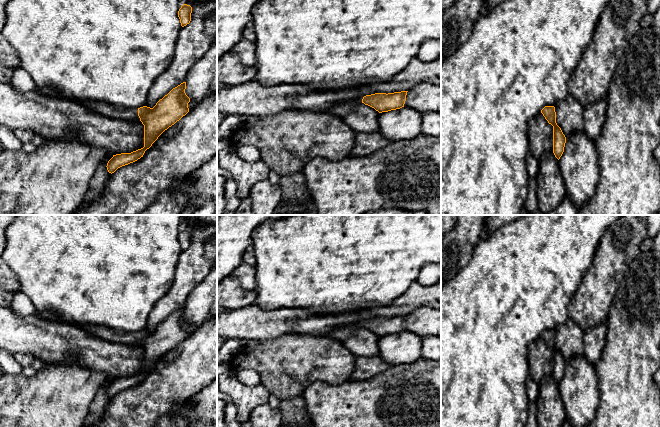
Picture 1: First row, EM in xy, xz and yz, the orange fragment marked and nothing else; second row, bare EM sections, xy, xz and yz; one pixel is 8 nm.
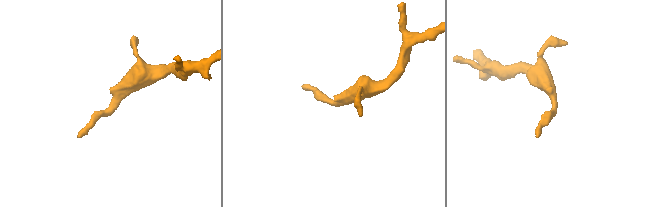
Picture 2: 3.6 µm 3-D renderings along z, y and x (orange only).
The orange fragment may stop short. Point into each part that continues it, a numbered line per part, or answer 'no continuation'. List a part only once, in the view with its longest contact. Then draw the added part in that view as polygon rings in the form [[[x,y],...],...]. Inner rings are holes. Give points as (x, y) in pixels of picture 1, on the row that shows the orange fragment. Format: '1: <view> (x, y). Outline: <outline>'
1: xy (109, 110). Outline: [[[86,100],[83,104],[92,112],[113,119],[135,120],[138,109],[104,103],[99,100]]]

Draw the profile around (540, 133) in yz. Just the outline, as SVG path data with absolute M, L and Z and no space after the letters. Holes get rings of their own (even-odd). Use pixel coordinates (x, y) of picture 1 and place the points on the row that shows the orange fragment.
M542 113L528 120L527 132L529 153L538 160L544 153L553 151L553 126Z

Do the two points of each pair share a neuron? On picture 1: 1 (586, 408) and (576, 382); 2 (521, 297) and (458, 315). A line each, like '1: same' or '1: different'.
1: same
2: same

